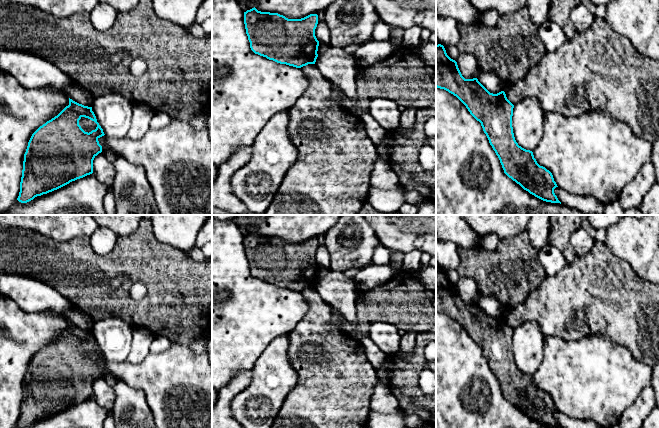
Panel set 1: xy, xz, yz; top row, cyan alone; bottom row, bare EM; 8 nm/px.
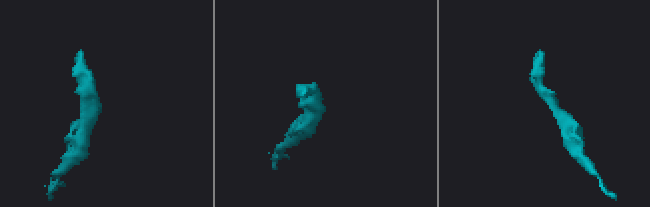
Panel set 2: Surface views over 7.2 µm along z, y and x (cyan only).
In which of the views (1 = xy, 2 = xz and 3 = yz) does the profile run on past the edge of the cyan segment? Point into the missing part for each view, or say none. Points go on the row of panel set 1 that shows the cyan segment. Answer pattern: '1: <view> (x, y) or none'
1: none
2: none
3: none

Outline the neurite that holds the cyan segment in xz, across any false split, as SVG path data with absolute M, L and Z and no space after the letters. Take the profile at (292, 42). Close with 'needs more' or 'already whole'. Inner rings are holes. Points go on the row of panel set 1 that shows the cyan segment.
M254 7L244 12L244 24L255 54L296 68L315 64L319 46L315 36L317 14L288 19Z; already whole

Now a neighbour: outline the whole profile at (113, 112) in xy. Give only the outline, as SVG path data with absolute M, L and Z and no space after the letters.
M119 93L95 97L92 111L105 135L112 138L126 137L130 129L133 103Z

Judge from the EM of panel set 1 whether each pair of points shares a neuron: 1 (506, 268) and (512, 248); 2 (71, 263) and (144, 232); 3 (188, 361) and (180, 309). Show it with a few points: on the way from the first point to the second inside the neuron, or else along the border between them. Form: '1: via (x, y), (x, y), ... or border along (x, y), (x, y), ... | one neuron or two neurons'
1: via (511, 263), (512, 253) | one neuron
2: via (89, 263), (113, 263), (126, 250) | one neuron
3: border along (172, 342), (186, 345) | two neurons

